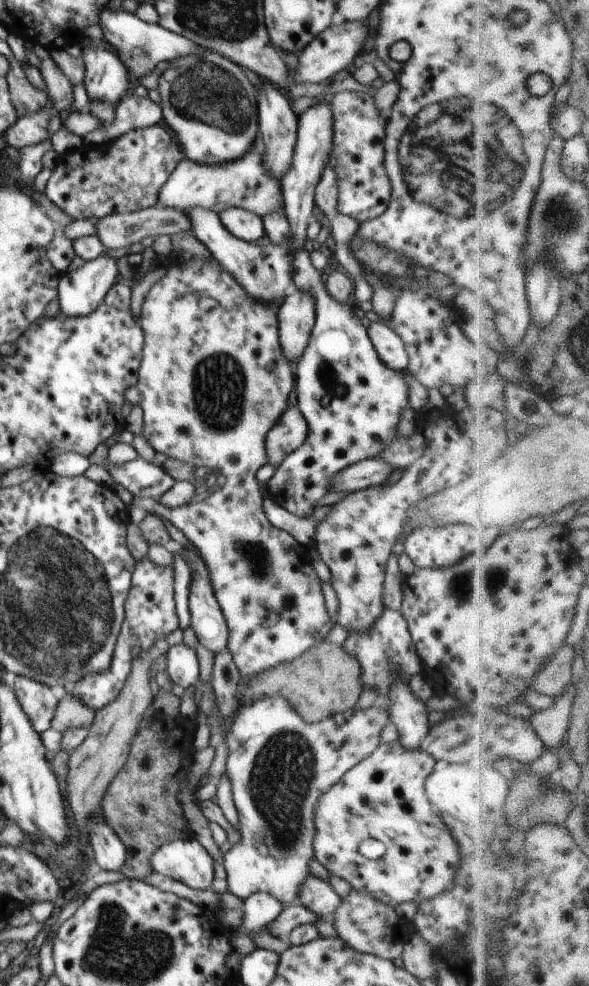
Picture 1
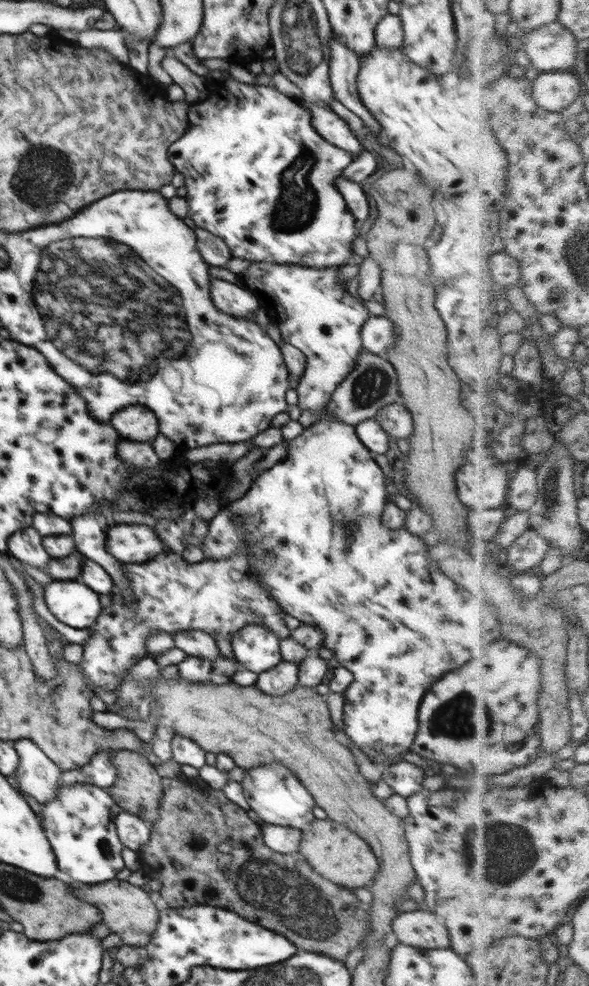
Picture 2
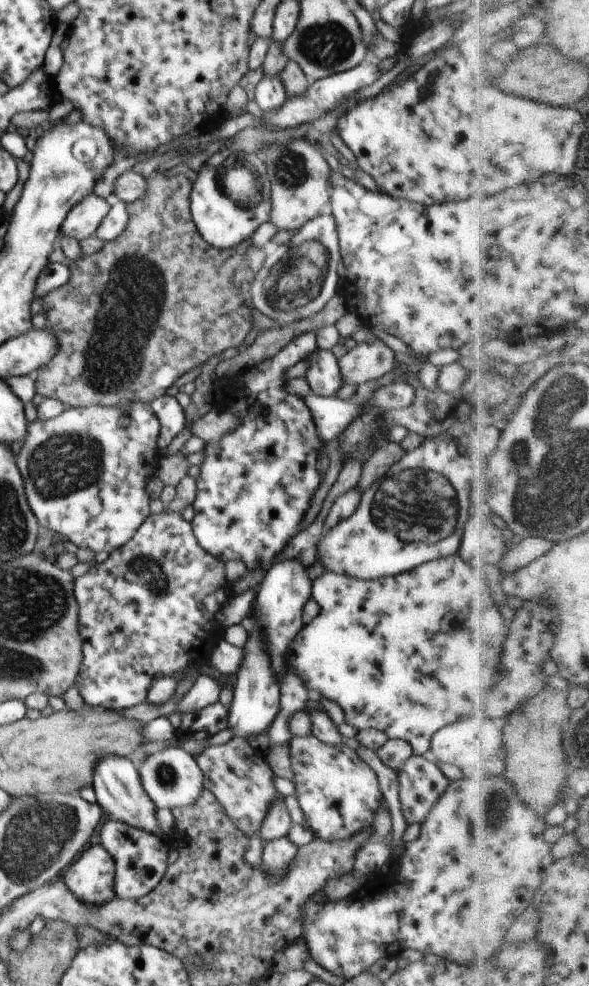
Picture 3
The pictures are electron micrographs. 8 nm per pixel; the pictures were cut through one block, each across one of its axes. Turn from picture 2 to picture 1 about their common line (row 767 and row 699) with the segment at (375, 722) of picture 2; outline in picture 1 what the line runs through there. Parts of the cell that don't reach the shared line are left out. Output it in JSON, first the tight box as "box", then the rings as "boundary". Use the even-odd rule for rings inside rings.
{"box":[342,607,423,701],"boundary":[[[387,607],[382,612],[382,616],[366,632],[348,635],[342,648],[359,663],[363,688],[373,688],[380,696],[380,701],[390,695],[397,681],[409,682],[413,676],[423,673],[422,661],[414,649],[406,620],[399,611],[396,612]]]}

